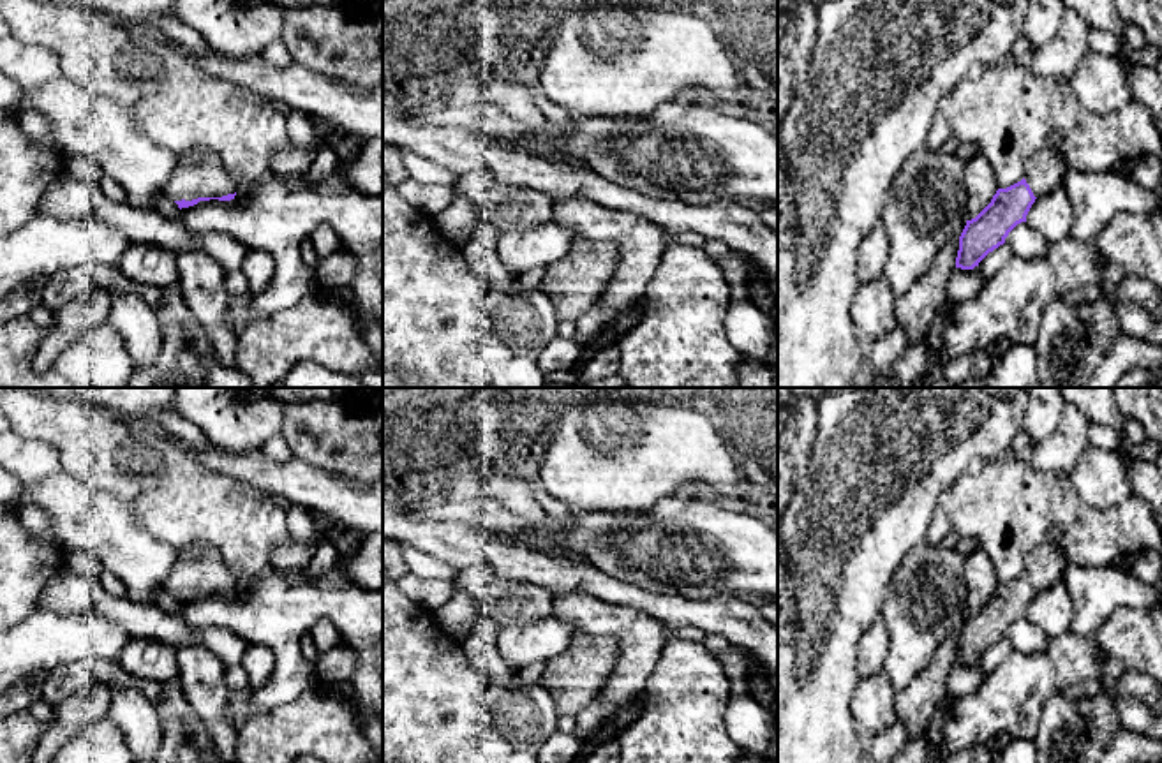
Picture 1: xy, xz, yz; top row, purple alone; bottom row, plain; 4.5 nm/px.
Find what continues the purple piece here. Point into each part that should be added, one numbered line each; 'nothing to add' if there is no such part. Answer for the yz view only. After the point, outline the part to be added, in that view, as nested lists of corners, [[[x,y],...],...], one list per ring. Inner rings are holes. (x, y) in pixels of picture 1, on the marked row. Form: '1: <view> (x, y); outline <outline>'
1: yz (1048, 170); outline [[[1051,137],[1028,162],[1024,180],[1039,199],[1063,187],[1070,173],[1063,139]]]

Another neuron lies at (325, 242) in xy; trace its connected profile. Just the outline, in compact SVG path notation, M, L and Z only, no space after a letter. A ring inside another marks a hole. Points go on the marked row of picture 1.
M328 226L317 227L310 234L310 240L312 240L312 247L314 247L316 254L319 256L319 259L328 257L333 252L337 252L339 248L342 248L340 240Z

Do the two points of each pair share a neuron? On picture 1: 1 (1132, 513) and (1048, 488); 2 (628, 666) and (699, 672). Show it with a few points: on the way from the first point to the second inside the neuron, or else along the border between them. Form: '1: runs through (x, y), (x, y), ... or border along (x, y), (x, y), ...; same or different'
1: runs through (1111, 518), (1083, 518), (1069, 510); same
2: border along (672, 637), (640, 693); different

